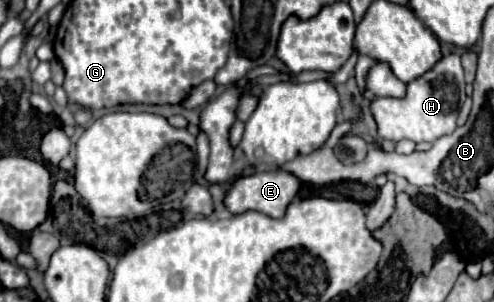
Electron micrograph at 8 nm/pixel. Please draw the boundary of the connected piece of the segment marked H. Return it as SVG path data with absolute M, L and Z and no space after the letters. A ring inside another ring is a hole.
M443 57L429 73L425 73L421 79L411 81L407 85L407 97L405 99L375 99L369 107L375 115L379 137L389 141L409 139L409 141L427 141L433 143L443 135L449 135L455 131L455 121L459 107L465 101L465 79L463 79L463 67L459 57Z

